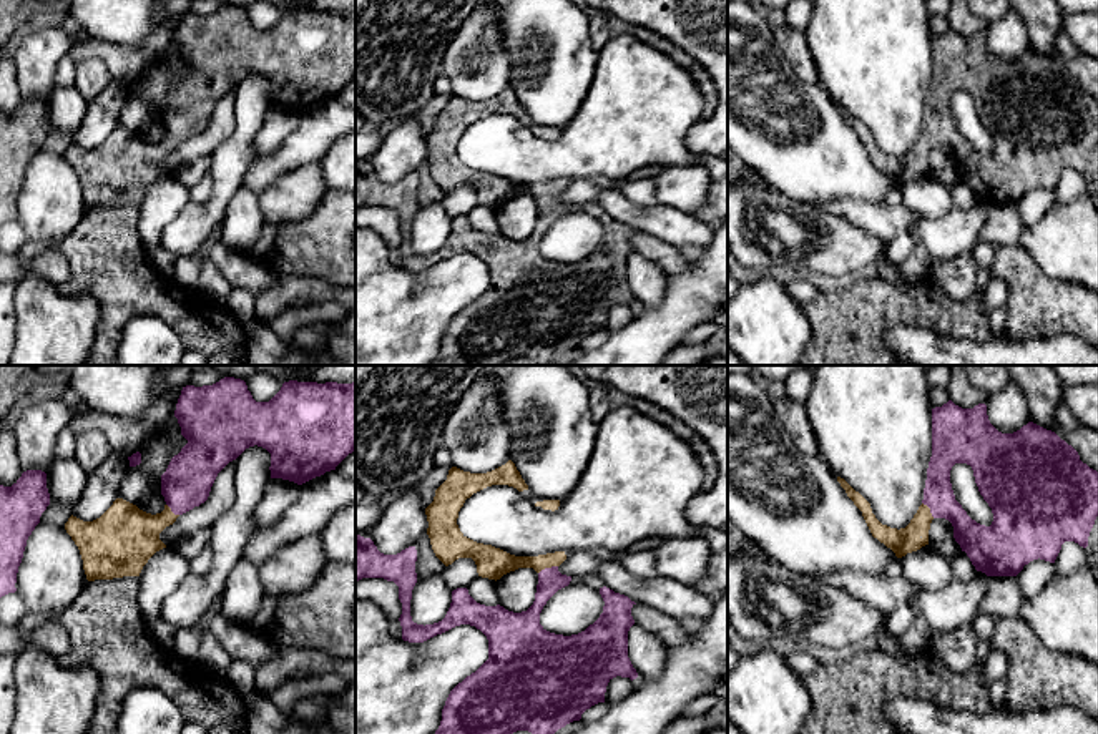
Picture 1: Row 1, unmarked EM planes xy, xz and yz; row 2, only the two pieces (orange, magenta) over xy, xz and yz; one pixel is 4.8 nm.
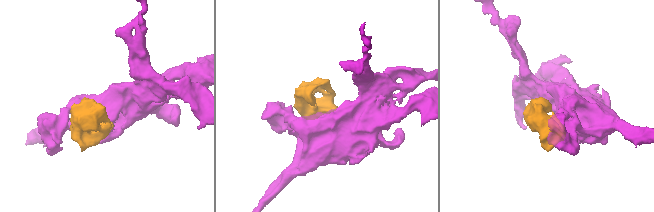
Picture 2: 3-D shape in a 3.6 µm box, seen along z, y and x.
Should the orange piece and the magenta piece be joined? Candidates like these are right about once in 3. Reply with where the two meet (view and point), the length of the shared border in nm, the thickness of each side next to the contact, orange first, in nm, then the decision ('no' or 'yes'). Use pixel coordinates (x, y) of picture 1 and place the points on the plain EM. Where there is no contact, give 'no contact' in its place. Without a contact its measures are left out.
contact xz (547, 195); length 100 nm; calibres 140 and 120 nm; yes

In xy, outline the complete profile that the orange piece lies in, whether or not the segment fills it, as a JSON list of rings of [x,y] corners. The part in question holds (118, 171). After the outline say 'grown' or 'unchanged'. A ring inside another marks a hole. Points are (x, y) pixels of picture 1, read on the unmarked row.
[[[224,5],[213,13],[186,13],[176,32],[174,45],[188,71],[174,83],[161,103],[164,138],[151,143],[116,126],[96,148],[70,144],[66,161],[80,178],[88,209],[140,204],[148,188],[166,173],[159,161],[176,146],[204,131],[218,101],[249,75],[271,81],[271,106],[302,113],[336,95],[355,80],[355,10],[284,10],[269,30],[256,30],[241,7]]]; grown

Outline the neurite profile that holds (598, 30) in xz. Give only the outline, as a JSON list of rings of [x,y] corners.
[[[601,13],[601,15],[590,18],[588,33],[590,33],[591,45],[596,50],[601,50],[608,43],[611,35],[610,35],[610,28],[608,28],[606,13]]]

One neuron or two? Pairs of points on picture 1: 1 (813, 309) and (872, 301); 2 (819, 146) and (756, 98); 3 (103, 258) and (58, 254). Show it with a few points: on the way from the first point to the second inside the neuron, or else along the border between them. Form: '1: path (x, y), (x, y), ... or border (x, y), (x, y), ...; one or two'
1: path (828, 309), (857, 309); one
2: path (804, 146), (771, 113); one
3: border (67, 246), (70, 276), (58, 286); two

